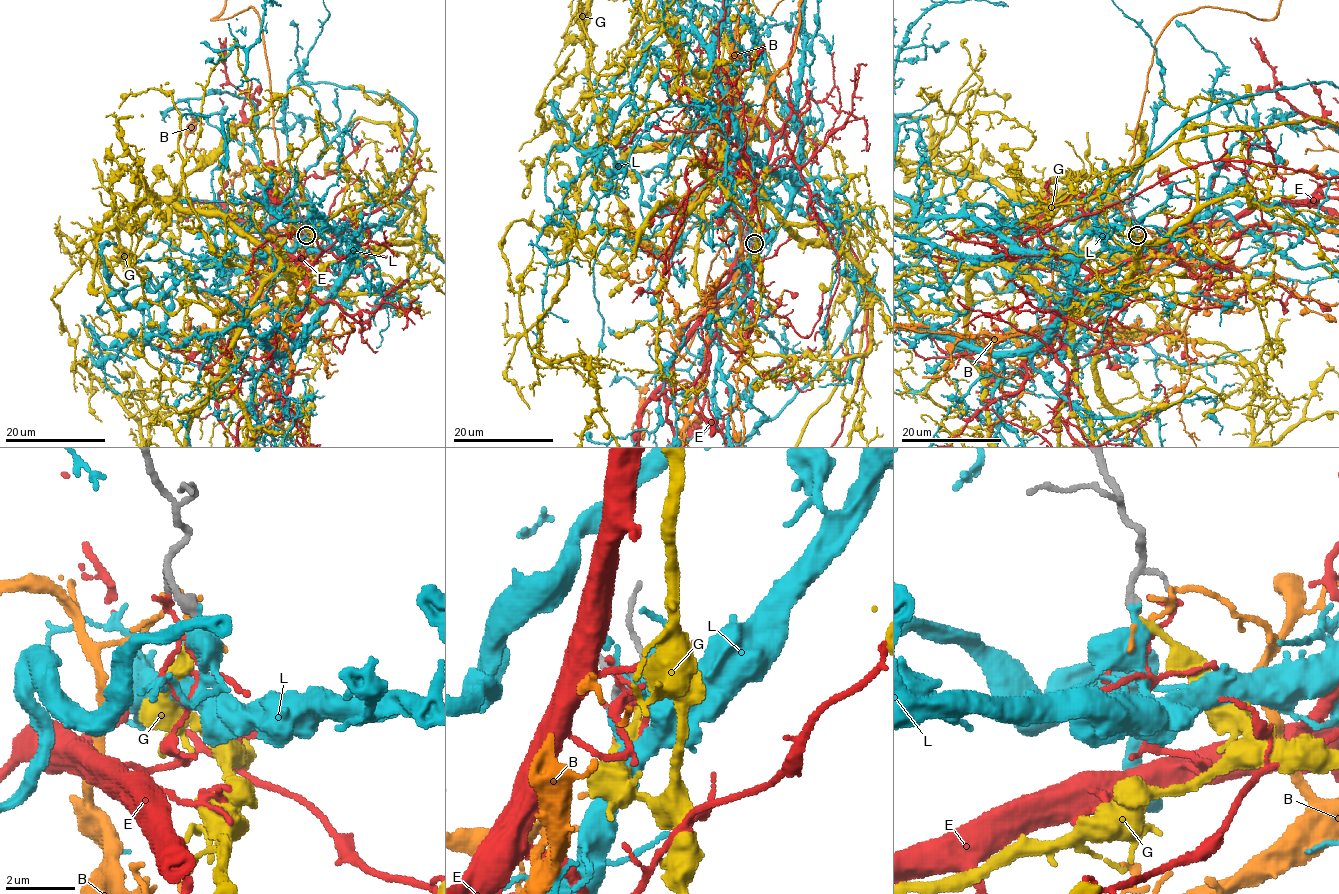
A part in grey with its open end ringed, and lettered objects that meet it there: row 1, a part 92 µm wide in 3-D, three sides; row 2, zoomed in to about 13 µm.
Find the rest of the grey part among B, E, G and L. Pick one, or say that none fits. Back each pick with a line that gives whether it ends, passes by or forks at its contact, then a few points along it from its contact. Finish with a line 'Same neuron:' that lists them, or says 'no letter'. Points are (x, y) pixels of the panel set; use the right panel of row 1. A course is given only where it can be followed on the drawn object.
G: it ends
Same neuron: G

